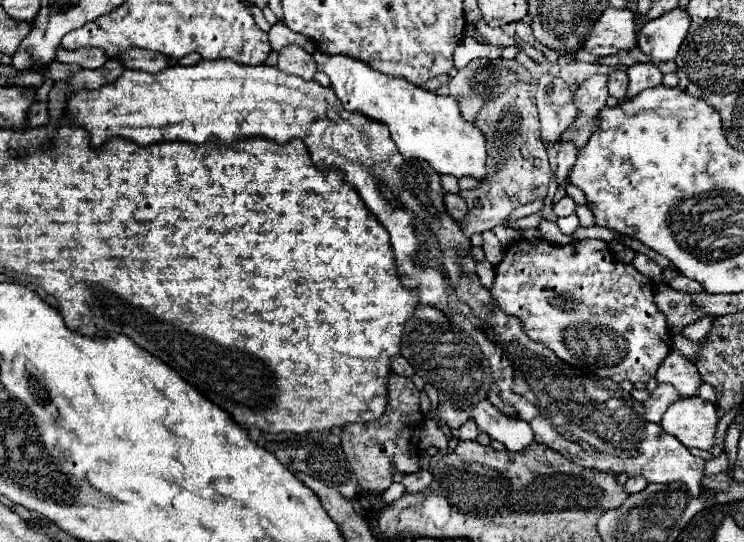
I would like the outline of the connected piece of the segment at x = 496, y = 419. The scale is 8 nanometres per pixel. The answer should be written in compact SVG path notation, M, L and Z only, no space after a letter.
M488 400L478 402L472 408L470 420L476 422L478 430L488 432L492 440L498 440L512 452L524 450L534 442L534 432L528 422L500 414L498 408L492 406Z

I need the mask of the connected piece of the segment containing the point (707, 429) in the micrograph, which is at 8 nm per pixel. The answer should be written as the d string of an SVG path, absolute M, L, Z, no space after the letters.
M692 396L674 402L666 410L660 426L668 434L676 436L686 448L710 450L714 446L718 420L718 410L712 402Z

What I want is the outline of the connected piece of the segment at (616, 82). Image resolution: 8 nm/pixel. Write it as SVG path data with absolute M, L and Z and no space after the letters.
M614 70L608 76L608 90L610 96L614 96L616 100L624 100L626 98L626 90L628 90L628 76L624 70Z

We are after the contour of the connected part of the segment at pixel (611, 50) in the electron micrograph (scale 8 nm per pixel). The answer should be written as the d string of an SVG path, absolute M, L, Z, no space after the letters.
M606 8L604 14L596 20L582 50L594 56L612 56L636 48L638 34L634 20L636 16L632 10Z

